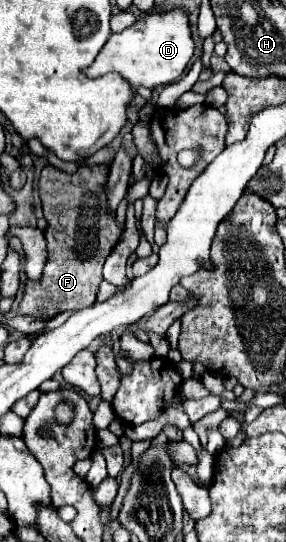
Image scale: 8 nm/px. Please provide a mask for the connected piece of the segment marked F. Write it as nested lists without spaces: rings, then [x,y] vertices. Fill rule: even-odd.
[[[80,166],[74,174],[46,174],[48,176],[40,176],[38,190],[44,218],[48,220],[48,230],[44,232],[48,262],[40,280],[24,284],[24,298],[16,310],[20,316],[40,320],[50,320],[66,310],[86,308],[96,300],[102,282],[102,266],[124,232],[124,224],[116,222],[116,214],[110,212],[104,192],[108,166]]]

